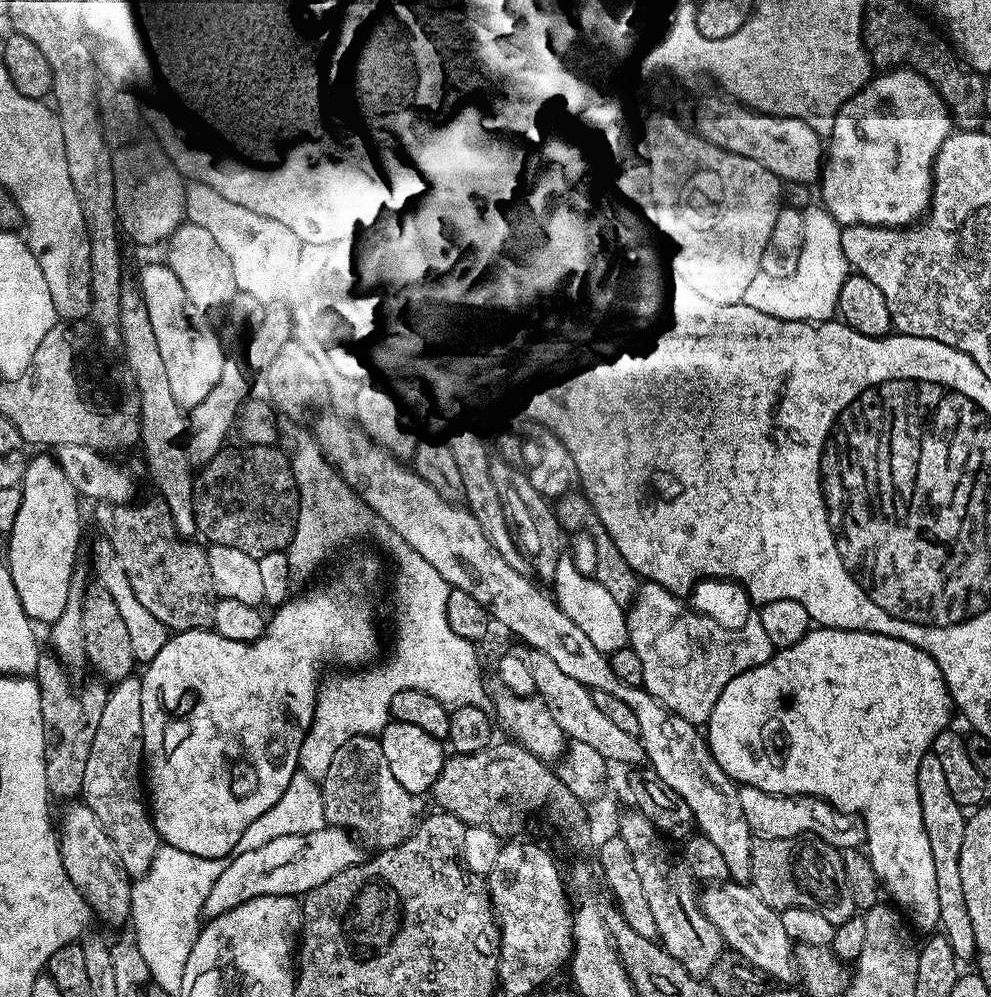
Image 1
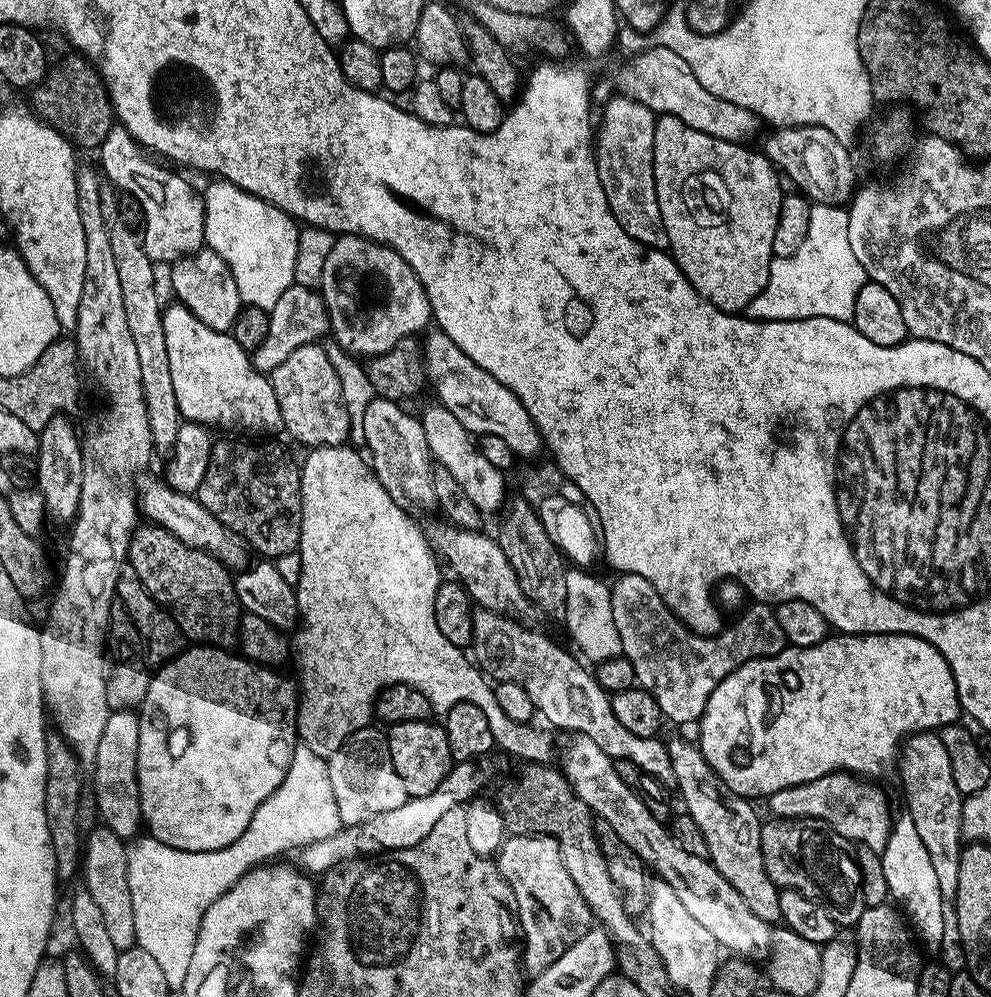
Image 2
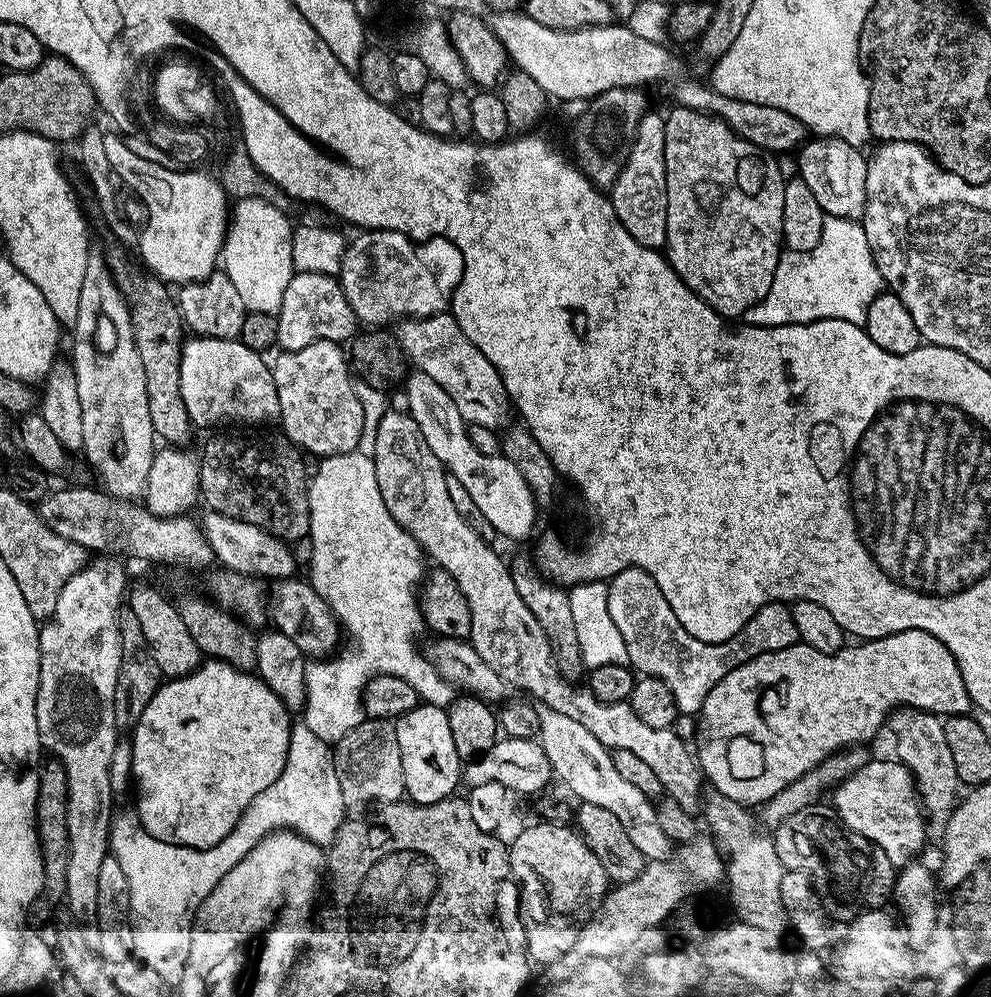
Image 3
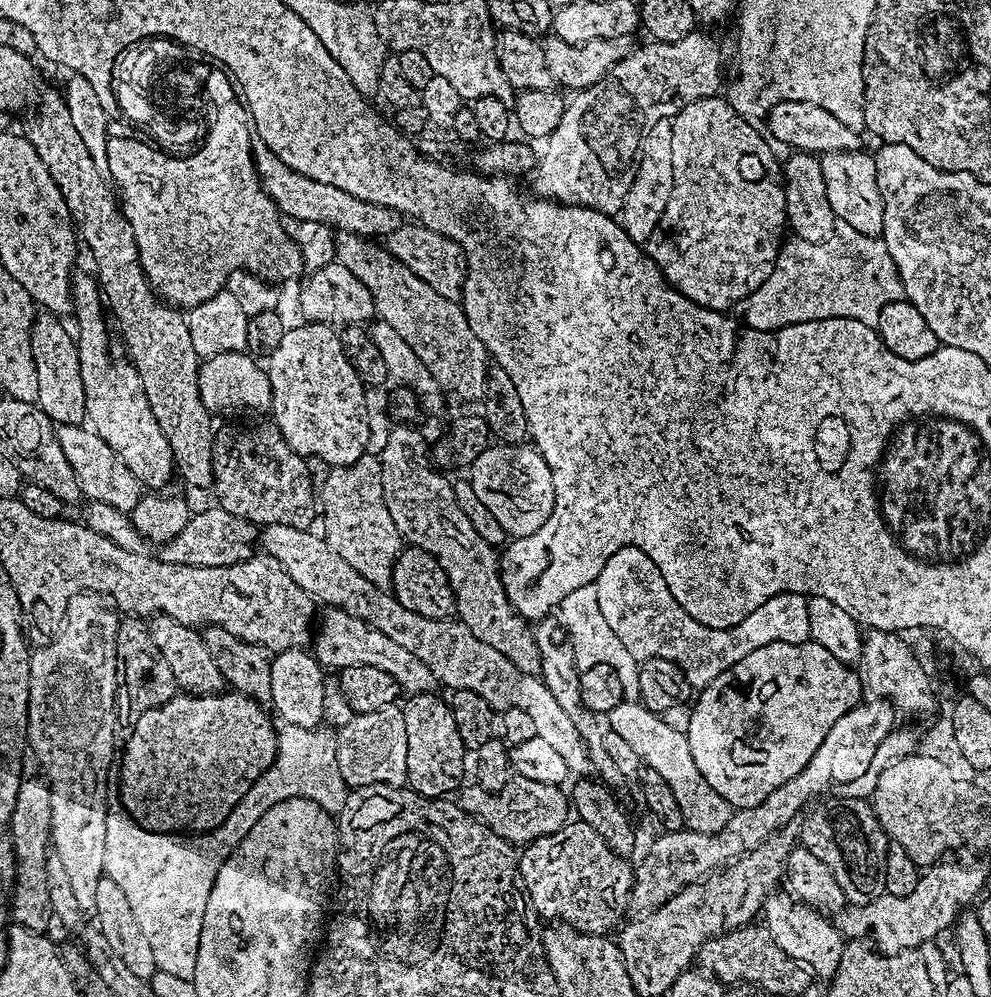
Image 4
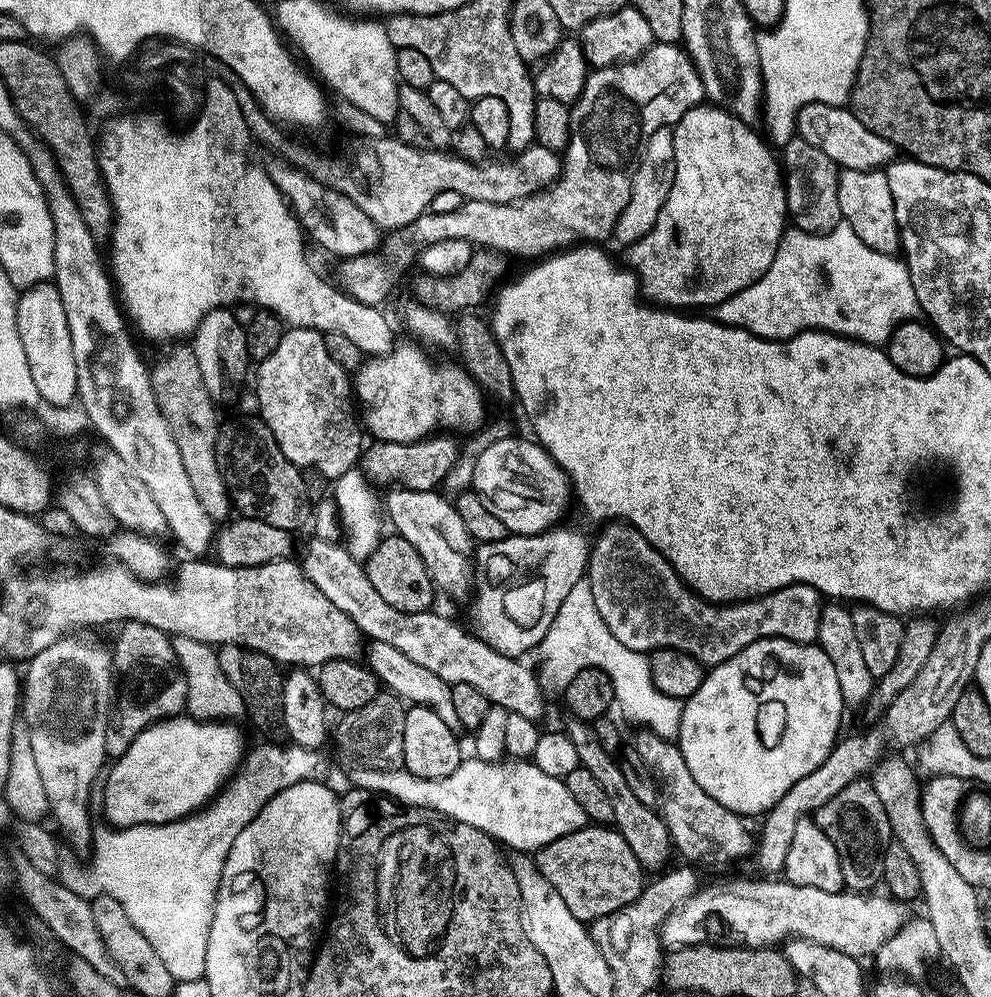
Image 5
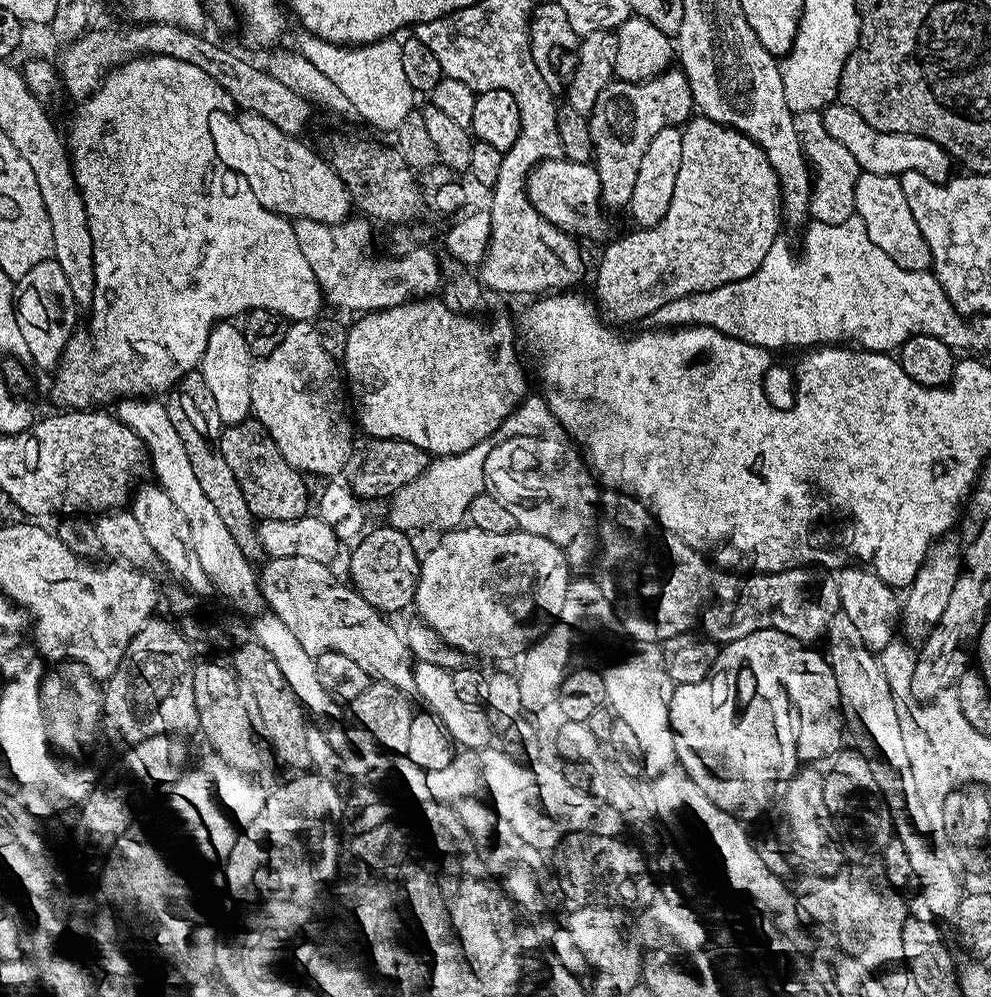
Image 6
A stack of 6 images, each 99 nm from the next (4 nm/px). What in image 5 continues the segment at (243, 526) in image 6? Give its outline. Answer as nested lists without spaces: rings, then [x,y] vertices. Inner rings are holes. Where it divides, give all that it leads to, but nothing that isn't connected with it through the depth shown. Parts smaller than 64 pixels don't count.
[[[176,342],[169,348],[172,348],[169,352],[164,352],[156,361],[151,361],[148,373],[150,386],[154,390],[158,410],[162,410],[162,418],[166,418],[166,425],[178,444],[179,457],[182,458],[187,477],[190,478],[194,498],[198,498],[202,510],[206,510],[211,520],[224,522],[233,515],[234,507],[226,482],[219,472],[218,458],[215,457],[217,405],[206,390],[206,382],[202,382],[202,370],[198,370],[198,358],[191,343]]]

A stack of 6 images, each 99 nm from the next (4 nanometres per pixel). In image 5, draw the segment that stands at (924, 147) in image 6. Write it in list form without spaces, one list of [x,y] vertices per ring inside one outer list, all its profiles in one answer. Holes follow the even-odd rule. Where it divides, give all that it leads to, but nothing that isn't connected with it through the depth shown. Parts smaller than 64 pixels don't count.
[[[807,104],[800,108],[794,125],[795,135],[800,136],[810,146],[820,148],[841,169],[870,171],[883,169],[897,159],[898,149],[886,138],[878,138],[874,130],[866,130],[862,122],[844,106],[829,104]]]

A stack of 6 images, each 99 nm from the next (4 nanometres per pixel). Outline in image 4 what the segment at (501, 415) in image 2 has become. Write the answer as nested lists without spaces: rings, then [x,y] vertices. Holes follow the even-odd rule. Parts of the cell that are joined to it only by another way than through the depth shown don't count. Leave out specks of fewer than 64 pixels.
[[[336,232],[335,242],[335,263],[346,266],[346,270],[350,270],[350,274],[358,277],[364,283],[364,287],[370,290],[376,303],[376,316],[385,320],[406,340],[406,346],[410,346],[410,350],[418,354],[422,366],[430,370],[434,382],[438,382],[440,389],[448,394],[453,392],[460,400],[483,401],[490,357],[482,342],[478,342],[474,330],[470,330],[470,322],[466,318],[463,307],[457,301],[447,300],[432,290],[422,278],[416,277],[406,265],[396,260],[388,249],[377,243],[375,239],[355,236],[349,232]]]

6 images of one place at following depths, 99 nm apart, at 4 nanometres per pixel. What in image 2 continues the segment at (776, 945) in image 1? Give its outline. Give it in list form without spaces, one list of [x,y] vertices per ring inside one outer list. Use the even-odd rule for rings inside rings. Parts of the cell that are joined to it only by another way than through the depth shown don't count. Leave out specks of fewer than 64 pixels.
[[[579,734],[573,735],[571,739],[564,748],[562,771],[574,794],[586,802],[593,814],[610,825],[618,838],[642,858],[645,867],[673,887],[690,916],[713,934],[723,949],[730,949],[734,951],[731,953],[751,960],[765,959],[772,948],[771,923],[752,912],[738,890],[716,870],[707,857],[690,855],[681,850],[669,827],[654,818],[654,814],[646,810],[646,802],[642,802],[642,798],[638,798],[638,794],[634,794],[634,790],[630,790],[622,778],[618,778],[612,757],[604,753],[598,742]]]

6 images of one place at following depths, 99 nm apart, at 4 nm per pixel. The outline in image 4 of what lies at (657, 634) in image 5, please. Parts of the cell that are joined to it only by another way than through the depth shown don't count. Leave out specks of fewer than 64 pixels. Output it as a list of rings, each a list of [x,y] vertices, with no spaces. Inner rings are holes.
[[[623,548],[615,552],[602,566],[602,574],[598,574],[595,582],[598,592],[598,605],[619,641],[639,662],[650,658],[666,658],[666,662],[674,662],[686,674],[686,682],[694,690],[705,688],[718,674],[730,670],[734,662],[742,662],[746,654],[754,654],[762,646],[770,646],[774,642],[790,642],[806,644],[810,640],[808,625],[808,596],[799,596],[797,592],[780,592],[774,598],[762,602],[754,614],[742,618],[738,626],[733,628],[712,628],[712,652],[696,652],[696,648],[684,648],[684,640],[680,636],[692,636],[692,644],[696,640],[704,640],[704,636],[696,636],[696,626],[674,602],[674,594],[670,594],[670,586],[666,586],[666,578],[650,562],[650,558],[637,548]]]

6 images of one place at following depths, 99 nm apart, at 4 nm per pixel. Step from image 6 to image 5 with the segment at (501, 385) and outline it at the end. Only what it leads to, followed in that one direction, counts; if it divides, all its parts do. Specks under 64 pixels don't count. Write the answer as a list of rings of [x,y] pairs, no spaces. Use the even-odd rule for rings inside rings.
[[[397,343],[391,352],[384,356],[373,355],[356,369],[354,396],[362,409],[367,431],[369,428],[377,441],[403,444],[427,440],[441,430],[452,434],[475,433],[486,420],[484,389],[459,363],[435,364],[428,360],[429,353],[419,343],[411,343]]]

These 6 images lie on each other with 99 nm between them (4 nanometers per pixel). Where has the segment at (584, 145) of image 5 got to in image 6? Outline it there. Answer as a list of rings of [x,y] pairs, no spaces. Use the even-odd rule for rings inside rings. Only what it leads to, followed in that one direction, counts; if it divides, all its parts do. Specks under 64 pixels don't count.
[[[669,67],[667,72],[659,72],[649,80],[633,82],[630,80],[613,79],[598,94],[596,105],[587,117],[592,157],[598,178],[600,179],[600,198],[605,205],[623,209],[634,194],[634,178],[638,178],[638,166],[642,166],[642,154],[646,154],[646,146],[650,146],[650,138],[667,128],[683,125],[693,115],[690,83],[686,74],[679,67]]]

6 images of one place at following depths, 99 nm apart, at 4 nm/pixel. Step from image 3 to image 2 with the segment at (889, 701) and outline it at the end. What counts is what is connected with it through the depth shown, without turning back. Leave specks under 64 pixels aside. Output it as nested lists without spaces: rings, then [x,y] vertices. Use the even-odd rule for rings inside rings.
[[[870,632],[867,634],[832,634],[827,640],[815,648],[794,648],[785,646],[781,652],[772,656],[759,656],[756,660],[748,660],[738,666],[710,694],[710,702],[706,702],[706,710],[698,721],[700,740],[698,747],[706,762],[716,771],[716,777],[734,794],[745,798],[773,796],[778,790],[786,790],[790,786],[798,786],[810,782],[814,778],[822,778],[831,772],[850,772],[864,778],[876,778],[883,772],[893,771],[898,760],[898,749],[902,741],[913,732],[939,730],[946,724],[957,723],[961,719],[962,709],[958,690],[954,682],[954,674],[942,658],[939,648],[935,648],[930,640],[917,636],[901,636],[898,632]]]

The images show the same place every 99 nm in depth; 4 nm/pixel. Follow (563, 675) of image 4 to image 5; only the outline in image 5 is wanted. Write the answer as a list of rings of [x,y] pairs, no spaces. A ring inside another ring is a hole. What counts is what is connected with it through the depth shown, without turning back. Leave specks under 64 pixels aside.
[[[569,719],[566,731],[570,742],[574,742],[574,750],[578,750],[580,768],[588,771],[587,774],[592,780],[597,780],[602,784],[602,789],[606,790],[607,797],[610,798],[614,808],[614,818],[612,824],[617,832],[622,834],[626,842],[630,845],[630,850],[640,861],[642,868],[650,870],[650,867],[663,869],[668,854],[672,852],[672,843],[669,838],[669,830],[666,827],[663,817],[655,807],[648,807],[638,802],[637,796],[630,790],[629,783],[624,777],[624,768],[618,763],[616,756],[606,754],[602,750],[602,742],[598,742],[598,734],[595,727],[589,721]]]

